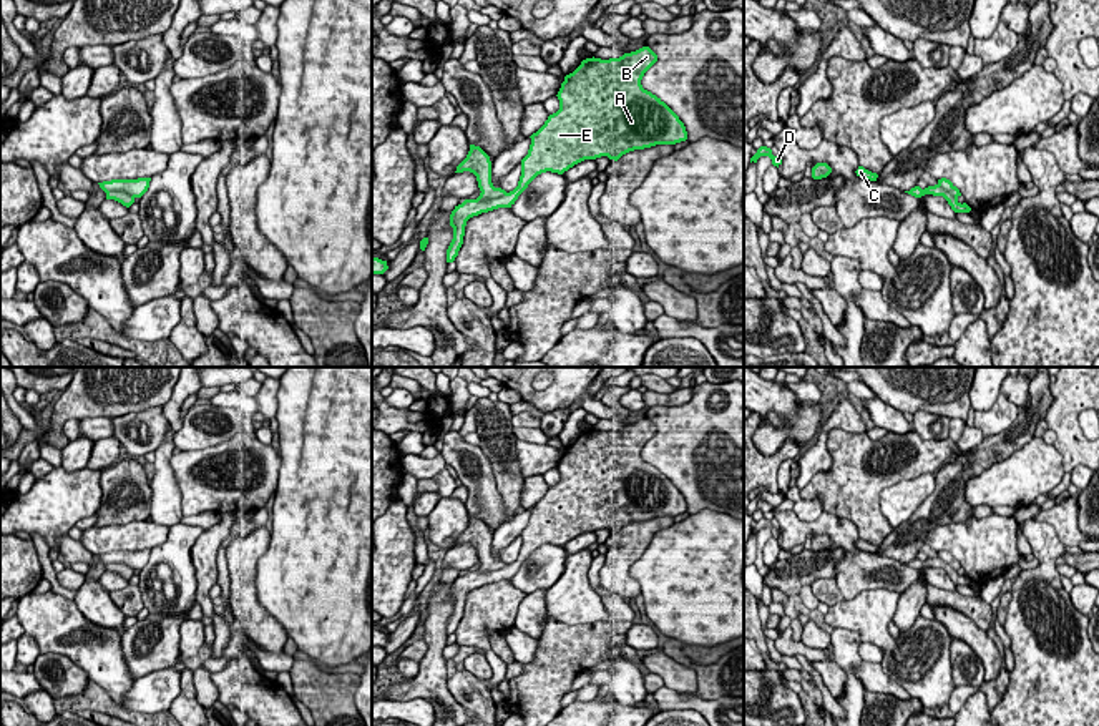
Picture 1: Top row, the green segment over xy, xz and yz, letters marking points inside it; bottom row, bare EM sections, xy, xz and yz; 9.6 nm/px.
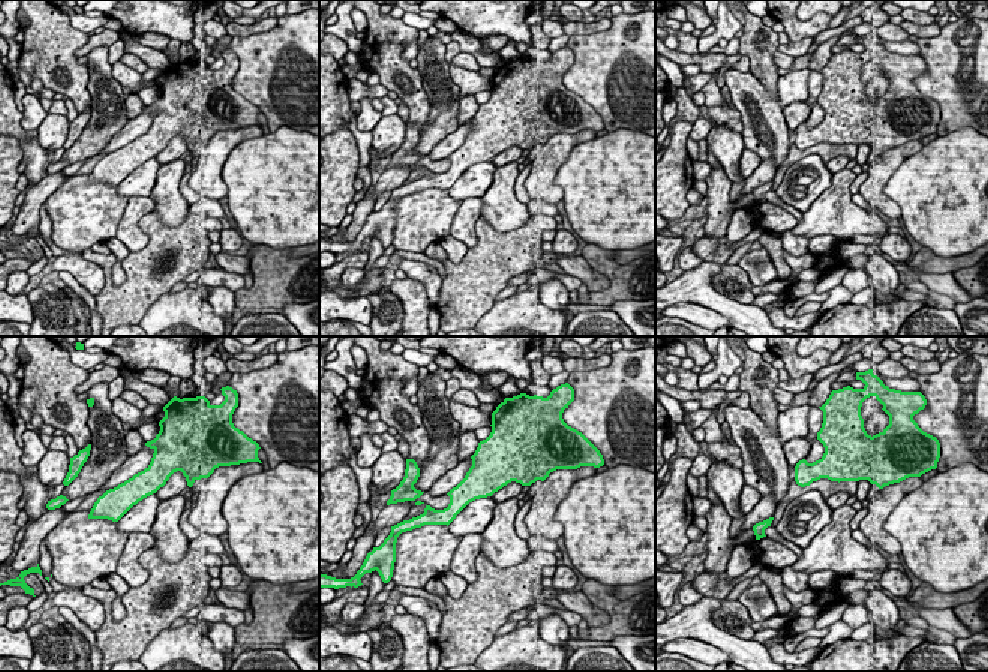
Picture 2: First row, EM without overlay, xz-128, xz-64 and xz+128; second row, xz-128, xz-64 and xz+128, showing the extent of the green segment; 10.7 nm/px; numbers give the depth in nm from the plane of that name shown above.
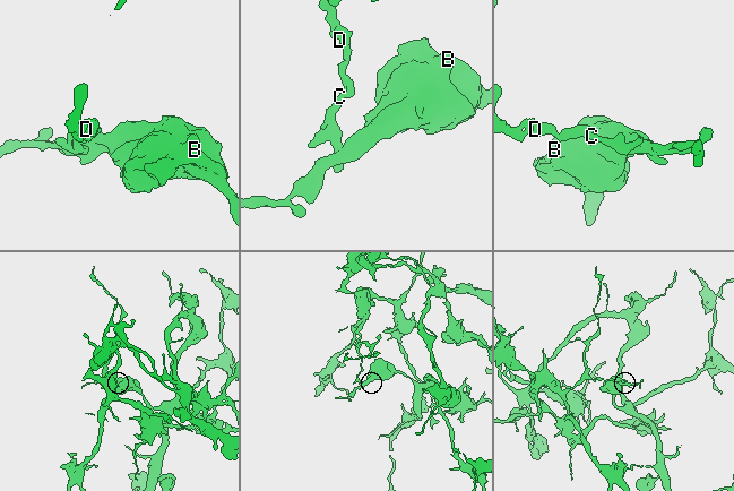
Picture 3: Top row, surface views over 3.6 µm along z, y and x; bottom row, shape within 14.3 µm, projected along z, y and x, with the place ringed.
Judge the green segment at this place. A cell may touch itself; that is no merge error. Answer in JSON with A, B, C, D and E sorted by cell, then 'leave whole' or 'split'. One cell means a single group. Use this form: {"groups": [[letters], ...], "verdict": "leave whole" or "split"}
{"groups": [["A", "B", "E"], ["C", "D"]], "verdict": "split"}

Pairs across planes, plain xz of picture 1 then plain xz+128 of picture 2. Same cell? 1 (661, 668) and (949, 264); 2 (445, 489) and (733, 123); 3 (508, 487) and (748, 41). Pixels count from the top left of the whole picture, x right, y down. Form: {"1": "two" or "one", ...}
{"1": "two", "2": "two", "3": "one"}

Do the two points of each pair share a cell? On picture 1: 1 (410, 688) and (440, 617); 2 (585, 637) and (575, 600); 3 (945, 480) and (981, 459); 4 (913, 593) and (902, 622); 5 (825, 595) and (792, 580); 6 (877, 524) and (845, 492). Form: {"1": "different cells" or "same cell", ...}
{"1": "same cell", "2": "different cells", "3": "same cell", "4": "same cell", "5": "different cells", "6": "same cell"}

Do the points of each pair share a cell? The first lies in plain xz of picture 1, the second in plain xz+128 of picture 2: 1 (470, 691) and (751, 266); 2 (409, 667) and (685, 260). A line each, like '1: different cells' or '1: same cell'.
1: different cells
2: same cell

